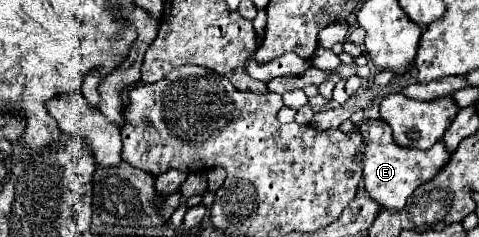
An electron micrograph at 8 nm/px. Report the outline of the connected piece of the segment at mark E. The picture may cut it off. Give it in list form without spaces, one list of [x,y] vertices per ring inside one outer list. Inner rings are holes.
[[[382,119],[362,121],[358,131],[366,139],[364,185],[366,185],[368,195],[374,201],[378,201],[384,209],[404,209],[406,199],[414,193],[414,189],[428,183],[430,179],[434,179],[434,175],[442,169],[442,163],[446,163],[446,159],[450,159],[450,153],[446,151],[444,143],[436,143],[434,147],[430,147],[426,151],[398,147],[392,139],[390,125],[384,123]]]

